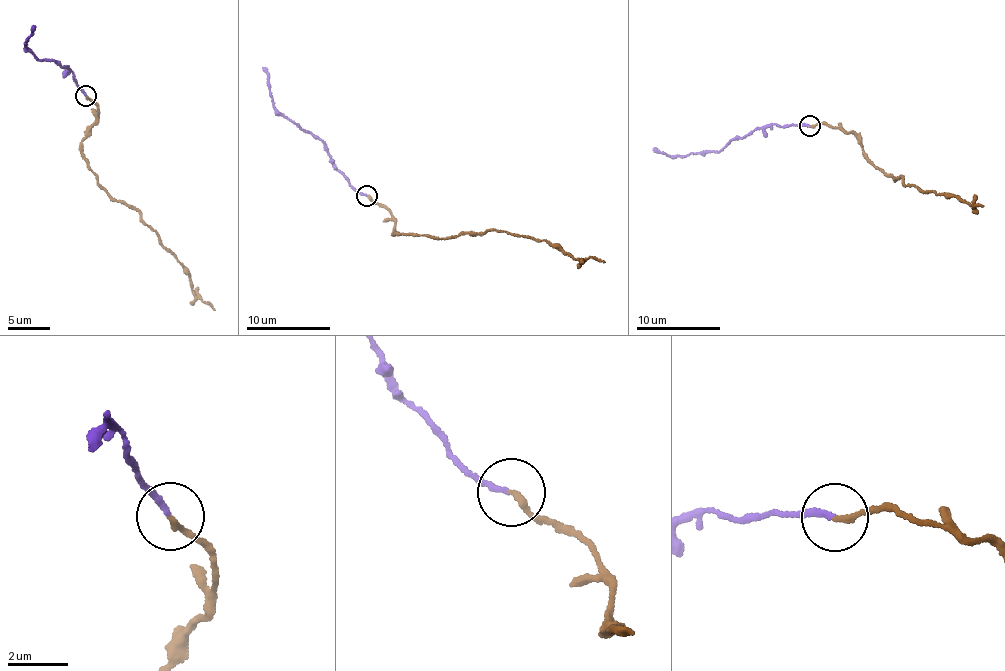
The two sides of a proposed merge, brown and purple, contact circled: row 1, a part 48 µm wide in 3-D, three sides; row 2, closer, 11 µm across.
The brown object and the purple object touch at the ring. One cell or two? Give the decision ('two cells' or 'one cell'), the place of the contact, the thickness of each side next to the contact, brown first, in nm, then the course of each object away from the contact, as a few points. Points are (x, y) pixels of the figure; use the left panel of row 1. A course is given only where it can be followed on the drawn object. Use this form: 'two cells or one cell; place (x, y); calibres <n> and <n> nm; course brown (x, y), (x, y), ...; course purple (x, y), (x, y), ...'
two cells; place (86, 95); calibres 200 and 160 nm; course brown (86, 96), (98, 110), (81, 142), (83, 156), (100, 185), (136, 208), (183, 262), (194, 293), (215, 311); course purple (86, 96), (67, 65), (61, 67), (53, 61), (36, 60), (29, 51), (25, 44), (33, 34), (32, 24)

